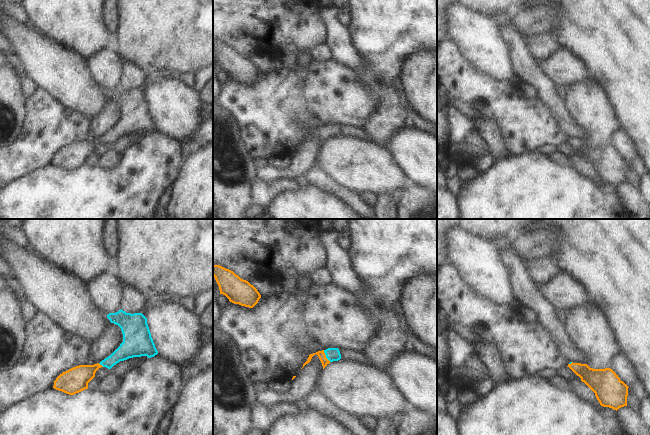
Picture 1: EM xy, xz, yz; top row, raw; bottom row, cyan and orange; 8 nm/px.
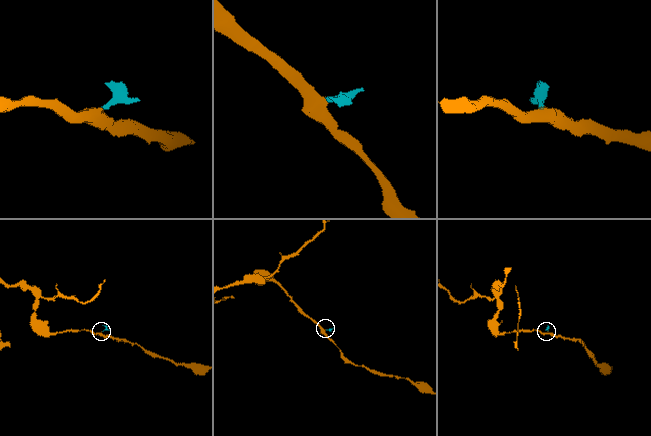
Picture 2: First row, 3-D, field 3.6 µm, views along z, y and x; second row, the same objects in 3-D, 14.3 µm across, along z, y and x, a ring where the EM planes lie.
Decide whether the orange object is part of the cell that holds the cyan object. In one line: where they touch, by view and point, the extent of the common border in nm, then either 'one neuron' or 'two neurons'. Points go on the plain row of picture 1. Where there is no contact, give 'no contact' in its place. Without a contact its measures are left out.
meets cyan in xz at (326, 132); contact 110 nm long; one neuron

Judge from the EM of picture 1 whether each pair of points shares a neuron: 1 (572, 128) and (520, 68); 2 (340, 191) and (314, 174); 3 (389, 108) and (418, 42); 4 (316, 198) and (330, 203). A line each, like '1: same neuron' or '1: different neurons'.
1: same neuron
2: same neuron
3: same neuron
4: same neuron

